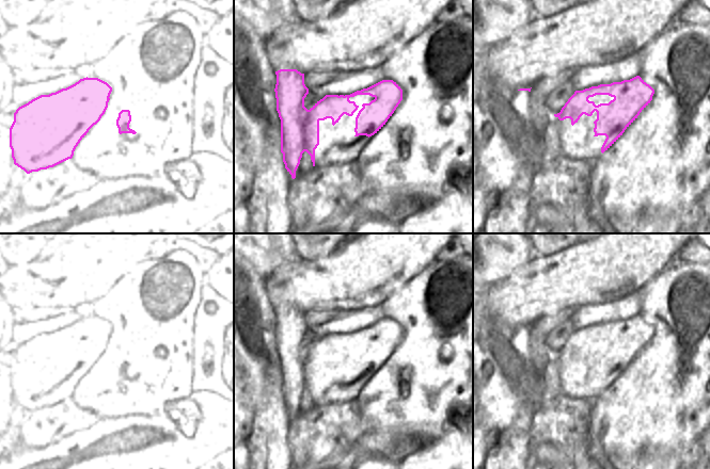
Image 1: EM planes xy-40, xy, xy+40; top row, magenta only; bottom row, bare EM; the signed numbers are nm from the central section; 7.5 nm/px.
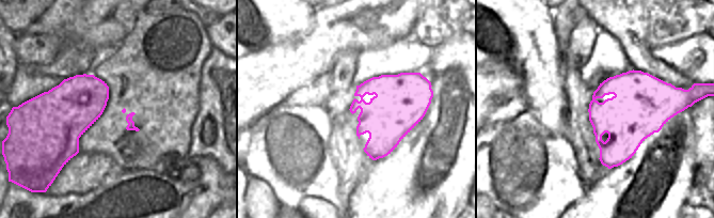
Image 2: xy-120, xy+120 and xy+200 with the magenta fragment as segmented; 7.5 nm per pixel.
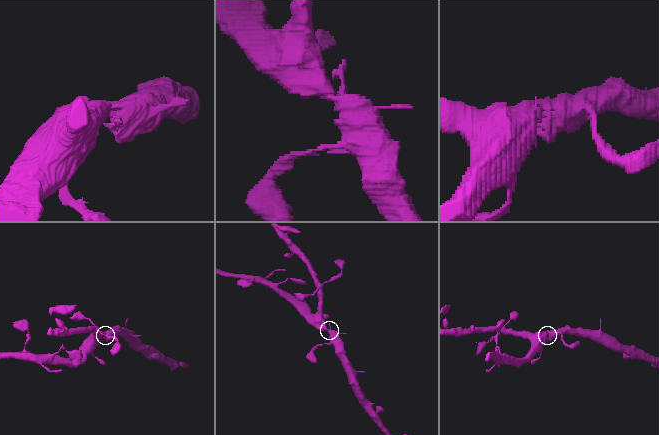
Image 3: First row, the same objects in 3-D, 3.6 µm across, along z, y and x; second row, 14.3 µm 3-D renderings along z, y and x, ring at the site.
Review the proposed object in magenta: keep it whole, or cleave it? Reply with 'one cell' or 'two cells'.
one cell

